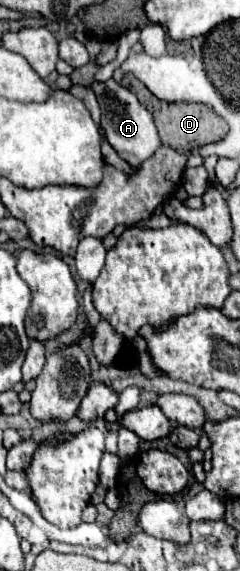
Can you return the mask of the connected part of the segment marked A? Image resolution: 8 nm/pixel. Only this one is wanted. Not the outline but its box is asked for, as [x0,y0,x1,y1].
[92,78,160,166]

